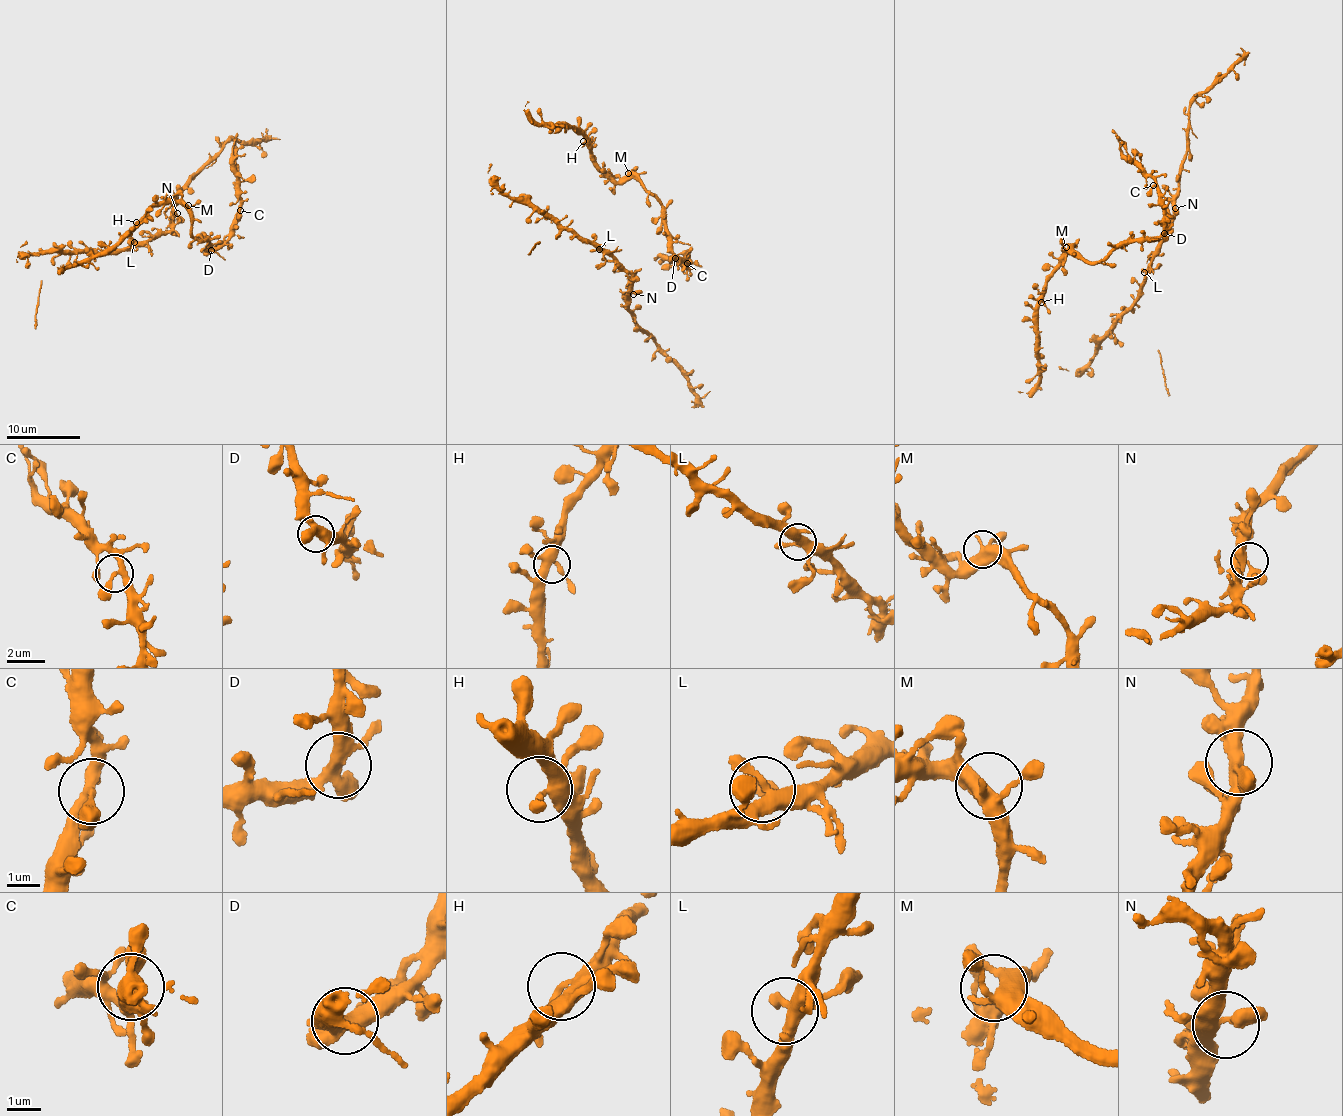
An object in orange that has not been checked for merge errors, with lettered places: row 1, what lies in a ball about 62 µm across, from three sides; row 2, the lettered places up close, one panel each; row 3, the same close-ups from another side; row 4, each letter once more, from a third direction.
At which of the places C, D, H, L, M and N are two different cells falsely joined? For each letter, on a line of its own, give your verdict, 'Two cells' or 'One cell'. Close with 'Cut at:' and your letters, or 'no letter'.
C: One cell
D: One cell
H: One cell
L: One cell
M: One cell
N: One cell
Cut at: no letter

